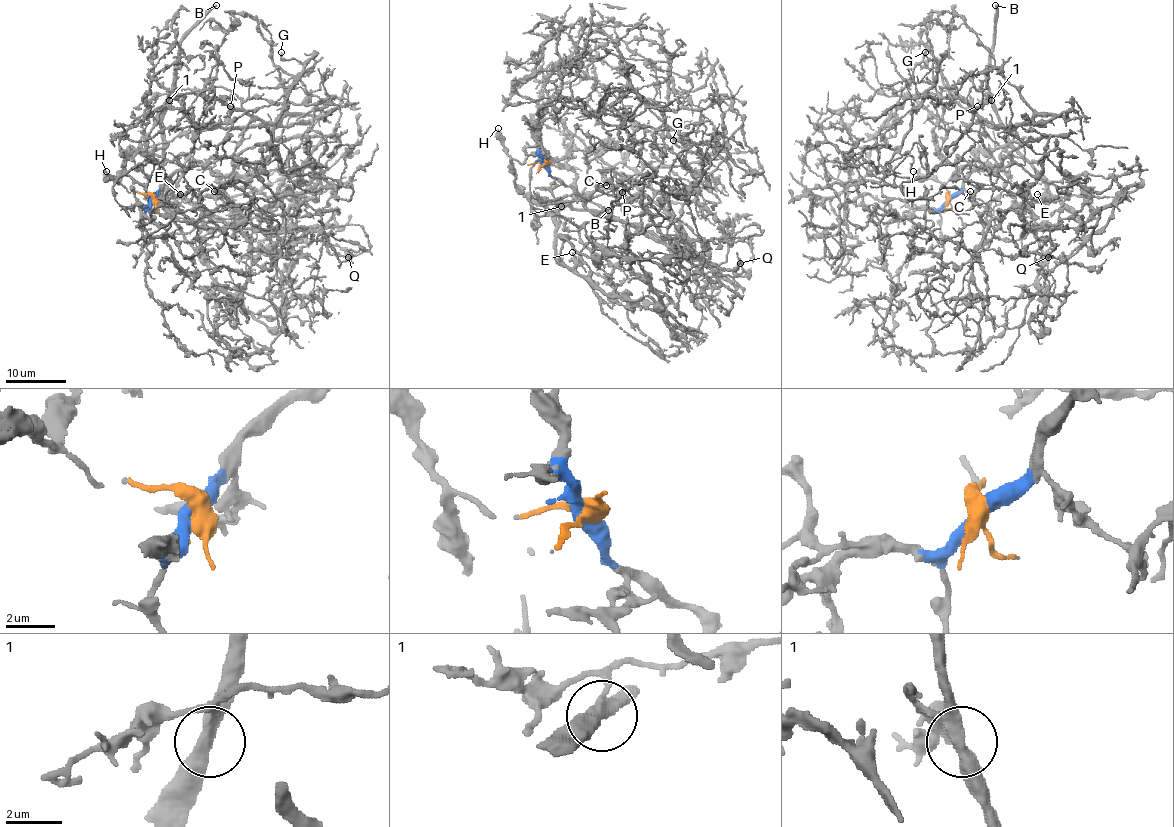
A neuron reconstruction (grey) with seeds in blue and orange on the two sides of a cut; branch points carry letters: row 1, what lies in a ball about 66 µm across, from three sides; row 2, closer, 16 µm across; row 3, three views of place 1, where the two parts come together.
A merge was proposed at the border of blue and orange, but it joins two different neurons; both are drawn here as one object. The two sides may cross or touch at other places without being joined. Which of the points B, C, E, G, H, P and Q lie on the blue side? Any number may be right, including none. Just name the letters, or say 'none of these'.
C, G, P, Q

